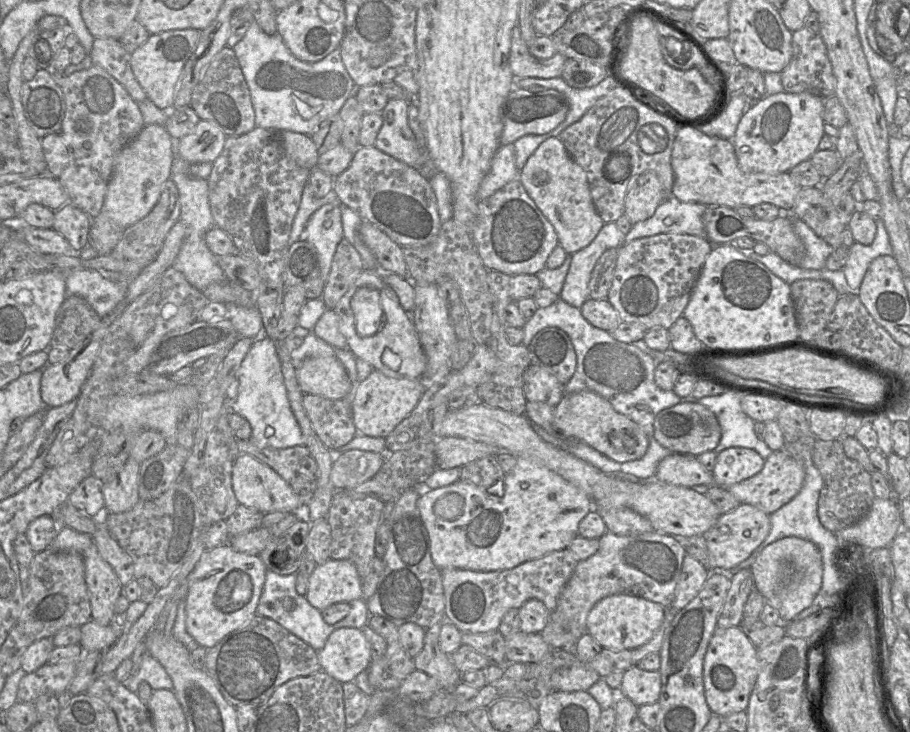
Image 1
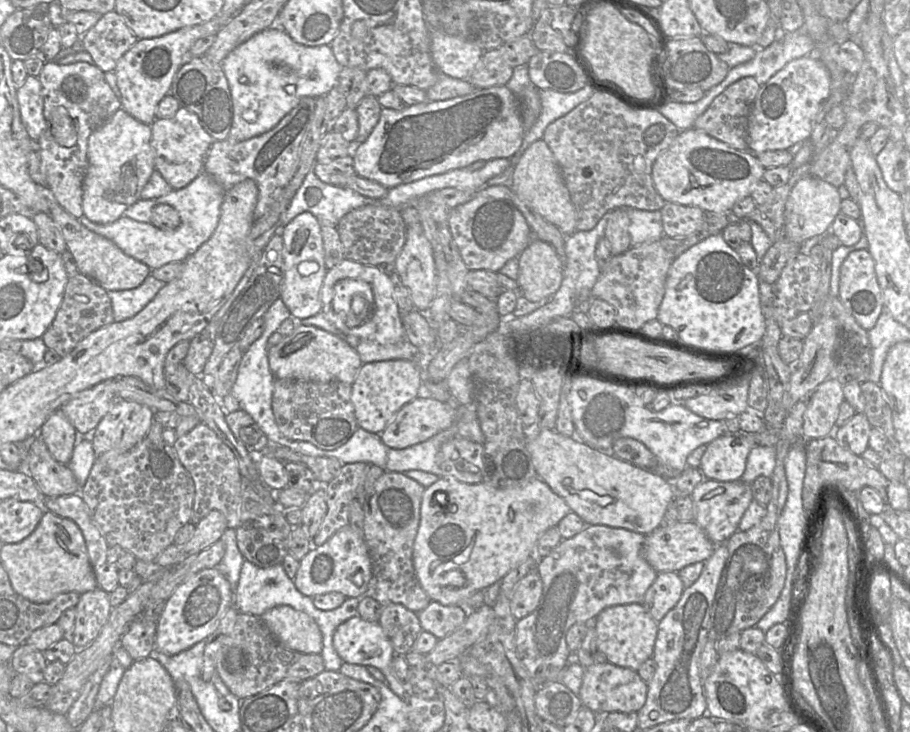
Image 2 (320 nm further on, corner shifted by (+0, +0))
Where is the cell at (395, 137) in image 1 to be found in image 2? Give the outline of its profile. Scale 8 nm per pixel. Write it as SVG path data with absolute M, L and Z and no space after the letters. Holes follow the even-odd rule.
M506 85L476 89L472 93L447 100L427 101L403 110L382 107L380 119L368 138L353 146L351 155L358 176L390 189L424 177L465 168L478 160L511 158L521 147L525 135L517 98Z

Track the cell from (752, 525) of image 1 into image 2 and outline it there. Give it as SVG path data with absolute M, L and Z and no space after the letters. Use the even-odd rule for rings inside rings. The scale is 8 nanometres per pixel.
M694 521L677 522L672 526L658 527L645 535L642 556L657 573L678 572L696 562L705 562L713 554L715 547Z

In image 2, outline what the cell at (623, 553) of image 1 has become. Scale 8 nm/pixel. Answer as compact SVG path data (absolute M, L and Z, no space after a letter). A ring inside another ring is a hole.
M586 525L572 538L563 539L549 555L538 560L536 570L542 580L542 595L537 608L516 621L517 655L537 687L555 681L558 673L570 661L573 653L566 643L566 634L575 623L591 623L605 608L631 603L642 604L657 572L642 556L645 535L606 525Z

